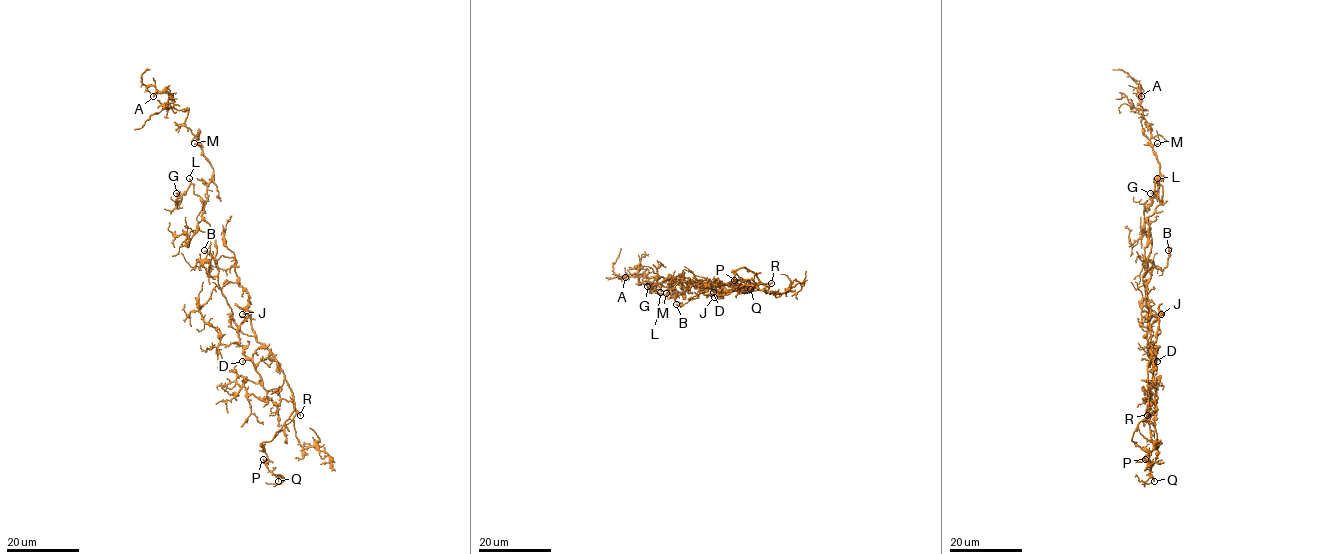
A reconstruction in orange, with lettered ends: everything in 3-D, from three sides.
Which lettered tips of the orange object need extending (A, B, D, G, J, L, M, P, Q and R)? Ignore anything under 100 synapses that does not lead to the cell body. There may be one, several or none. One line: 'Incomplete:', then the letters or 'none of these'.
Incomplete: L

